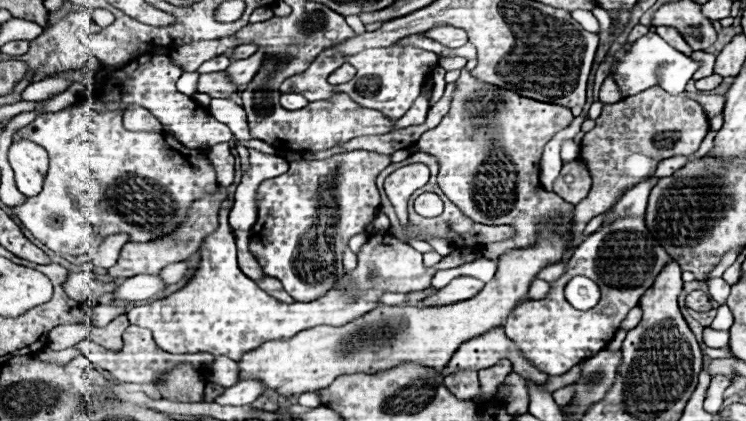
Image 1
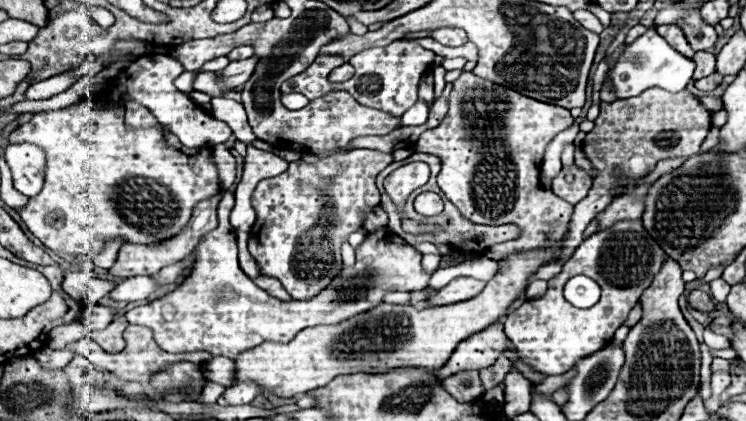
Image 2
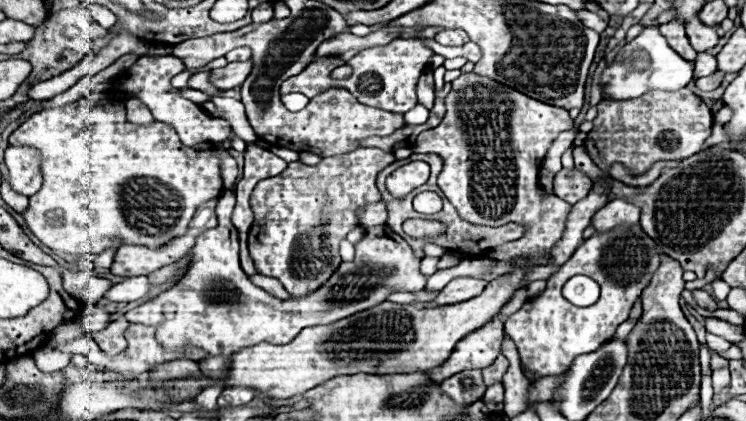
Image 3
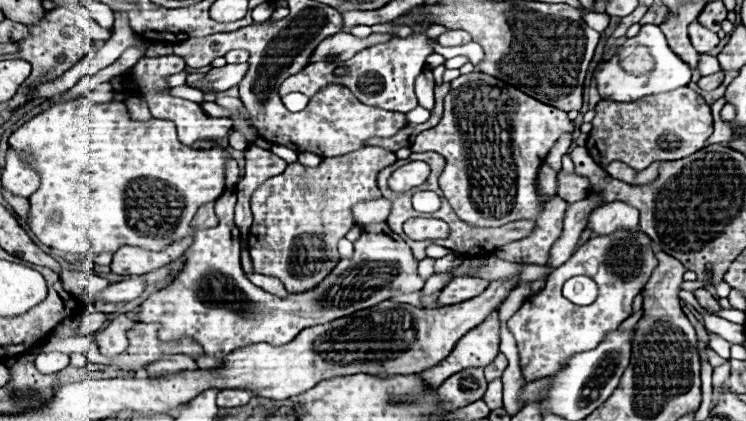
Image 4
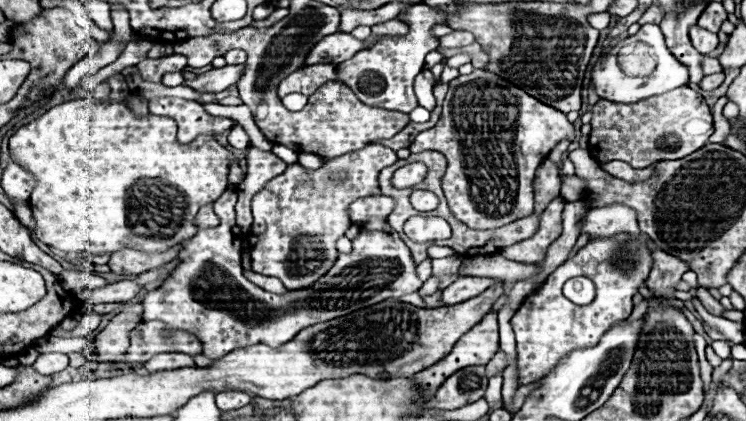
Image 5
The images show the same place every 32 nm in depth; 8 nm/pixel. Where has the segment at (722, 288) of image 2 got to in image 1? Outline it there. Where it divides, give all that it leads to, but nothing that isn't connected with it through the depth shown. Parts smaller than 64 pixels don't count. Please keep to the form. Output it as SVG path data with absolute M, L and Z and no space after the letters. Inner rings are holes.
M712 278L712 280L708 280L708 288L710 288L712 300L716 300L719 305L726 304L730 294L730 284L726 284L722 278Z

